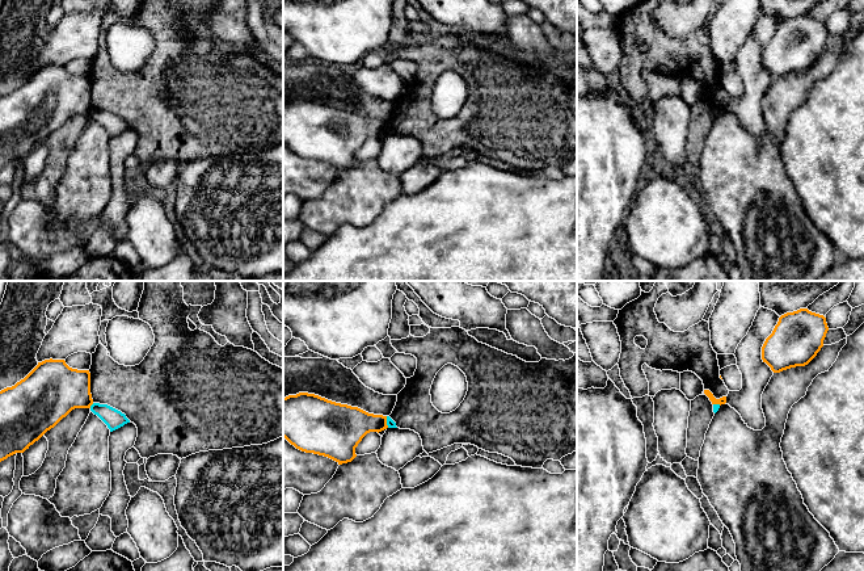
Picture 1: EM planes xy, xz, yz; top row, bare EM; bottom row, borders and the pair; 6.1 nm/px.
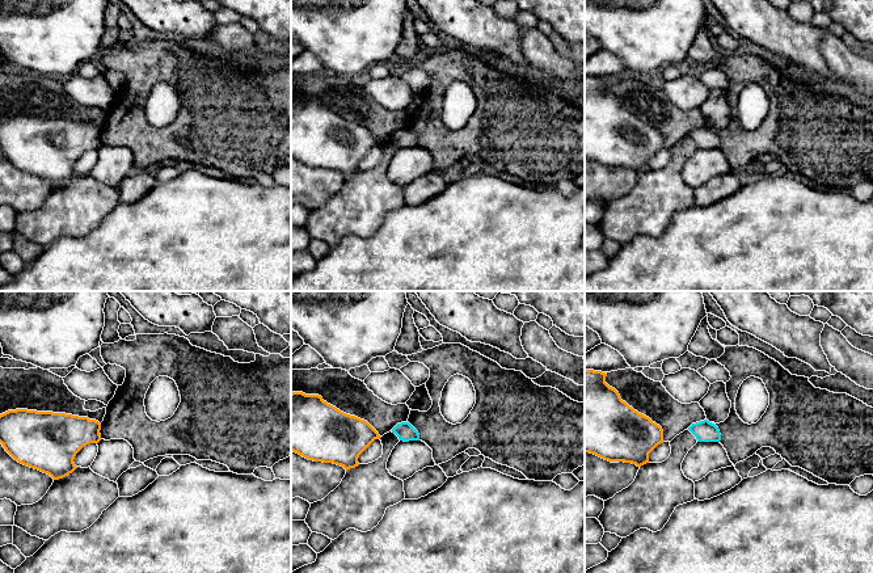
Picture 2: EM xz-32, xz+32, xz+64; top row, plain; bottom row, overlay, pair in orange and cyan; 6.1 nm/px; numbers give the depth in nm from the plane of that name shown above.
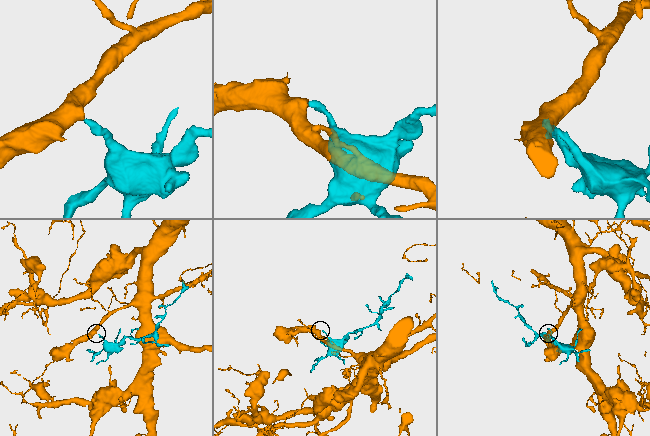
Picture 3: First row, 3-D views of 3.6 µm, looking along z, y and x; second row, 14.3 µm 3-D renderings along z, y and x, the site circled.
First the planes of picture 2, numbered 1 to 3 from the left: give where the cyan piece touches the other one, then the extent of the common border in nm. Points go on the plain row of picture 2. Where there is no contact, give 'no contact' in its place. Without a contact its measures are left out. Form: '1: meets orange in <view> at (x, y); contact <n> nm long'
1: no contact
2: no contact
3: no contact

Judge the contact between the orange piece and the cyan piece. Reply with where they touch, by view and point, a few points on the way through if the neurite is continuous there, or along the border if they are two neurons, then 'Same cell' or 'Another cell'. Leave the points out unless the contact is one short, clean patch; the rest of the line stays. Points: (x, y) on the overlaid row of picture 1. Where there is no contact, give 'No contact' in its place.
Touches orange at xy (91, 404). Boundary: xy (93, 403), (89, 407). Another cell

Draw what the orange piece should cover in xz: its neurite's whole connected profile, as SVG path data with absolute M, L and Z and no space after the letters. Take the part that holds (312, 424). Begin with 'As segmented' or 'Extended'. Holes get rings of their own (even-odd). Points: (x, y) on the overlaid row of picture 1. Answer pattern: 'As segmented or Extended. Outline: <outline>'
As segmented. Outline: M299 392L283 398L283 437L296 449L328 457L338 465L357 457L355 448L367 433L379 433L387 428L387 416L368 413L315 394Z

